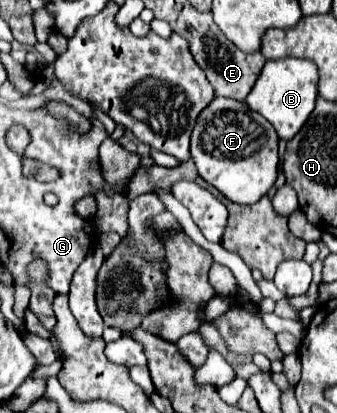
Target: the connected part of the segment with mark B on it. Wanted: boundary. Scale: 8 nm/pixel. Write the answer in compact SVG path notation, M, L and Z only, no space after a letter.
M284 57L268 61L252 87L246 103L250 109L260 113L264 119L272 123L272 127L278 131L280 139L292 139L300 127L306 123L308 115L314 109L318 97L318 69L316 63L310 59L296 59L296 57Z

